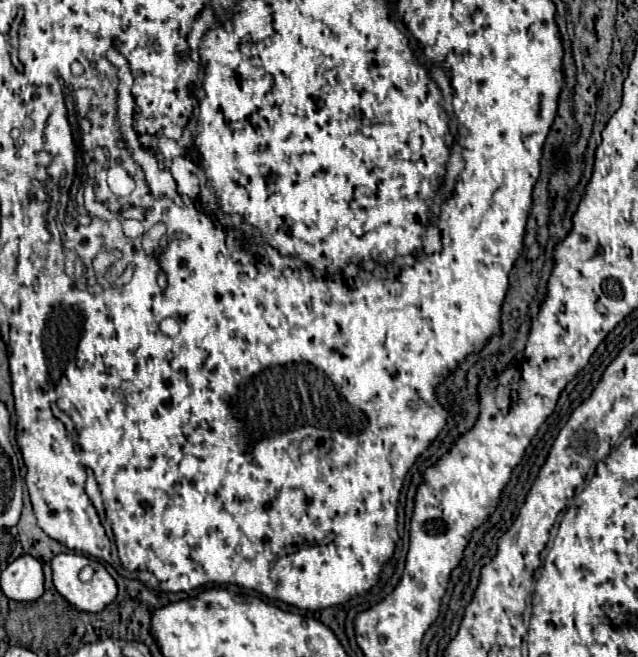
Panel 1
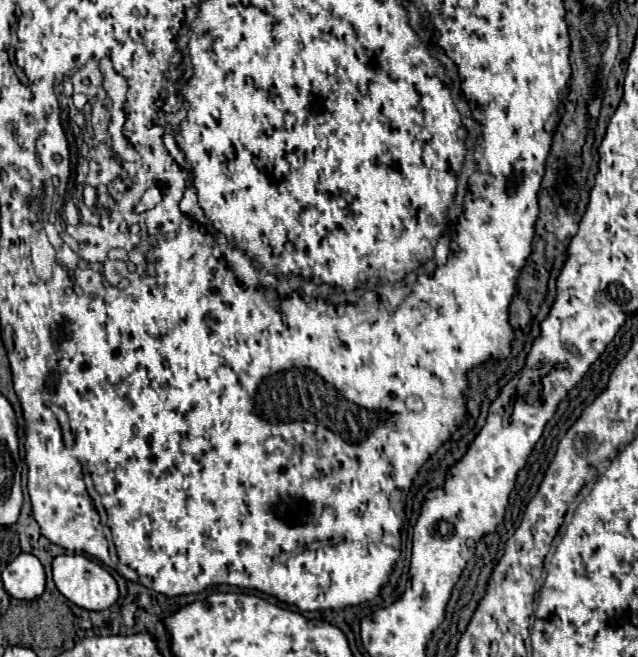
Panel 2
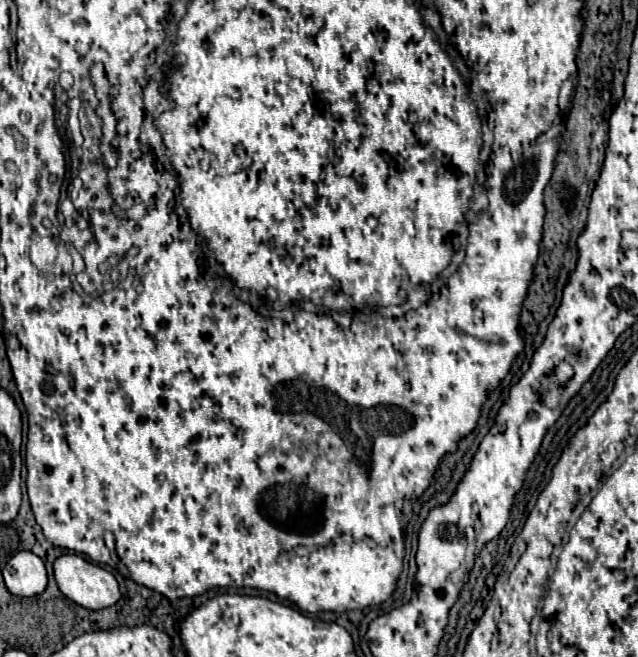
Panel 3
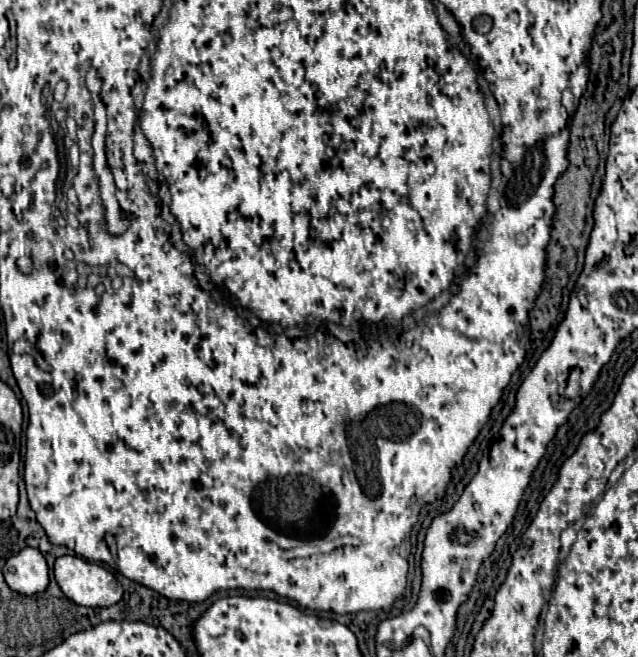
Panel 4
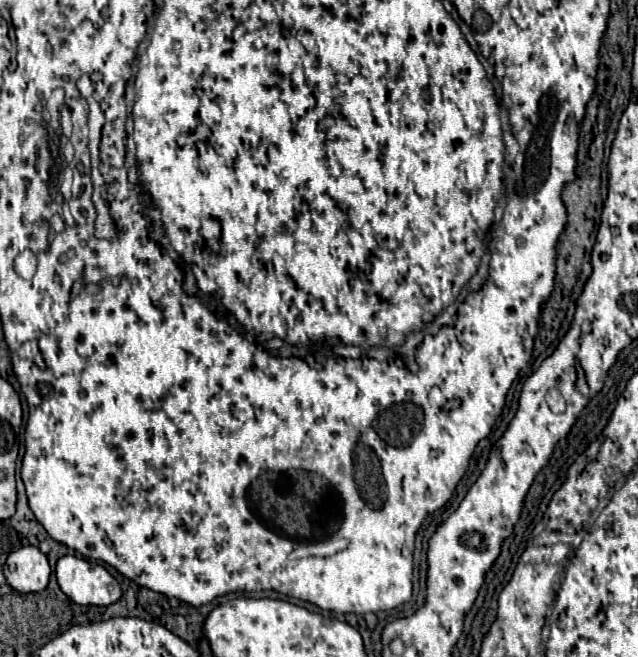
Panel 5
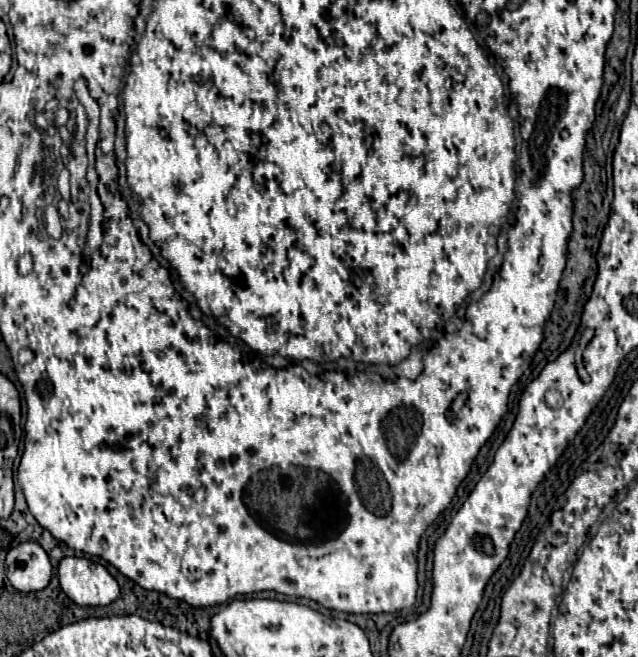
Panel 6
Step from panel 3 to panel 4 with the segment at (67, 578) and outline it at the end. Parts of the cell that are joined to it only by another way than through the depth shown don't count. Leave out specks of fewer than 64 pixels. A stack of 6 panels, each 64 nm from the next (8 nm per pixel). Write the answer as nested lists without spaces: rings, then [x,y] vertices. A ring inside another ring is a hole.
[[[62,556],[54,564],[60,590],[80,606],[104,608],[122,598],[120,582],[102,566],[80,556]]]

